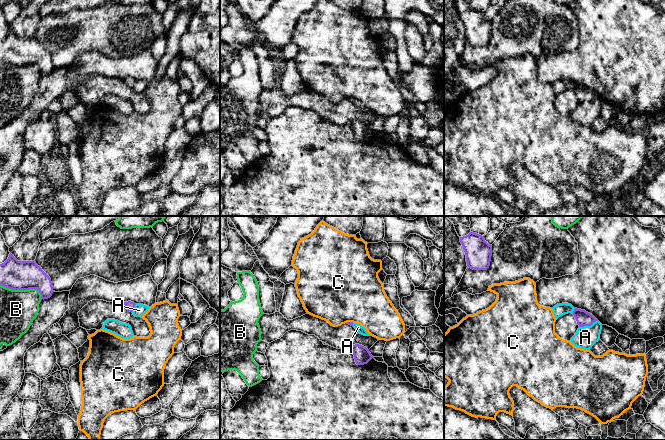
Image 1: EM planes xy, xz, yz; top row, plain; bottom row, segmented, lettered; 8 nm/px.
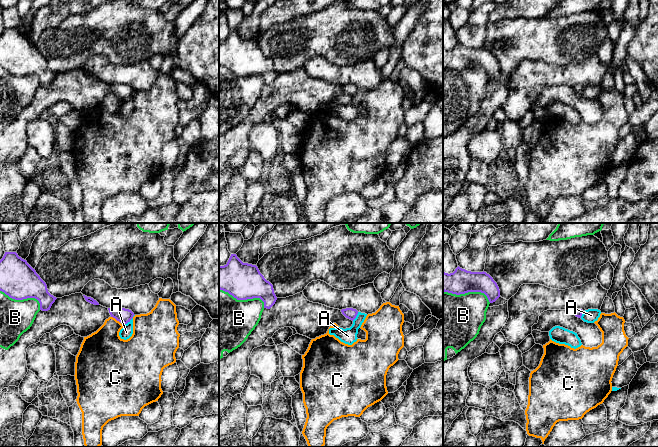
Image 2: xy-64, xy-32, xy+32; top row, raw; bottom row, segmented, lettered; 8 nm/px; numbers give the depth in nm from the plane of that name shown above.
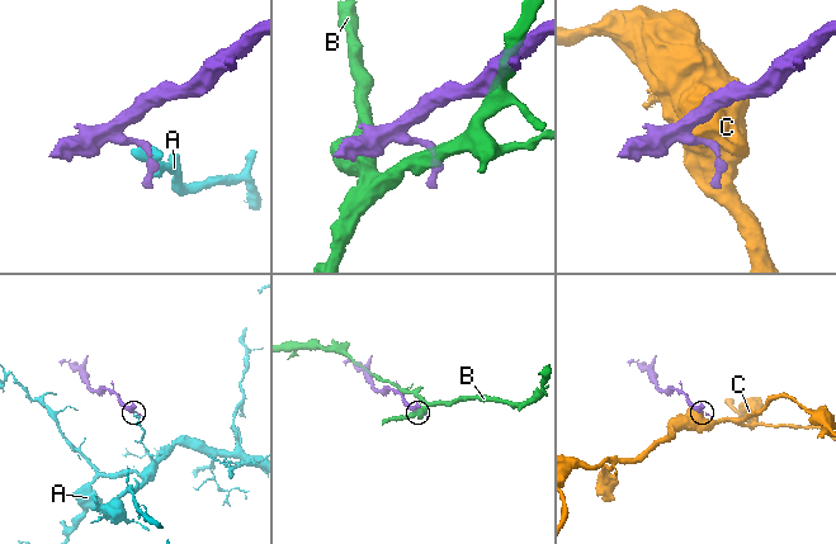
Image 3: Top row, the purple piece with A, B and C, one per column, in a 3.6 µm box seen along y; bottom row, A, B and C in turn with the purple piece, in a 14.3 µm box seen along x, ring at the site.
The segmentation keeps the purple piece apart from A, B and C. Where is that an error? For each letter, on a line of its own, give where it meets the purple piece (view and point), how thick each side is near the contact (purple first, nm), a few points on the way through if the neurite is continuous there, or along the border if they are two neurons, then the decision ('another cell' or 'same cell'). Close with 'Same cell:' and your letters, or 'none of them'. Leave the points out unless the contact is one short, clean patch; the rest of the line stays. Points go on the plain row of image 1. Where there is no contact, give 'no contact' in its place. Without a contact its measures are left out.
A: contact yz (588, 101); calibres 120 and 170 nm; border yz (597, 96), (590, 101), (579, 103); another cell
B: contact xy (23, 65); calibres 240 and 300 nm; another cell
C: contact xz (350, 98); calibres 30 and 500 nm; another cell
Same cell: none of them

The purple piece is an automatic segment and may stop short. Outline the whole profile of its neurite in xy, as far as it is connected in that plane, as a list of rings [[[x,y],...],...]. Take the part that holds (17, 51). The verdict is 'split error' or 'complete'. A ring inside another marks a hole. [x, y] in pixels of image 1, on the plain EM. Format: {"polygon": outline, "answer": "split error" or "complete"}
{"polygon": [[[11,29],[8,35],[0,40],[0,61],[12,66],[37,65],[41,75],[50,74],[54,68],[50,53],[35,37],[18,37]]], "answer": "complete"}

